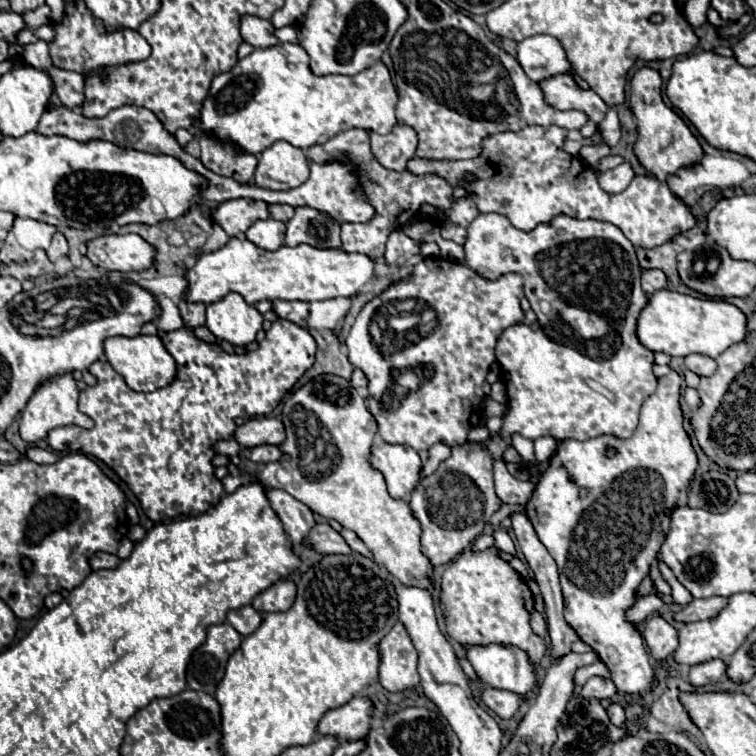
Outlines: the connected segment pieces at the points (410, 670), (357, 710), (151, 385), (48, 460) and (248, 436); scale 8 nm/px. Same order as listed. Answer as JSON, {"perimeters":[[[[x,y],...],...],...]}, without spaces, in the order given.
{"perimeters":[[[[396,622],[394,628],[378,644],[380,654],[380,684],[390,692],[400,692],[420,684],[416,670],[418,652],[404,628],[402,622]]],[[[354,696],[348,704],[328,710],[318,730],[320,734],[332,734],[338,740],[358,740],[368,736],[372,720],[372,700],[364,696]]],[[[112,336],[104,340],[104,356],[110,362],[110,366],[126,380],[126,384],[136,392],[152,392],[166,384],[170,384],[176,378],[176,362],[164,348],[162,340],[158,336]]],[[[30,446],[26,454],[28,454],[28,458],[32,462],[38,462],[38,464],[54,464],[58,460],[58,456],[54,452],[44,450],[44,448],[38,448],[38,446]]],[[[250,418],[234,430],[234,440],[240,448],[280,444],[284,440],[284,426],[278,418]]]]}

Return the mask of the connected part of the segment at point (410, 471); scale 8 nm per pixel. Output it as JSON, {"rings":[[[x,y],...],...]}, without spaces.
{"rings":[[[380,442],[372,446],[372,466],[378,468],[388,484],[388,492],[396,500],[408,500],[420,482],[422,462],[414,448]]]}

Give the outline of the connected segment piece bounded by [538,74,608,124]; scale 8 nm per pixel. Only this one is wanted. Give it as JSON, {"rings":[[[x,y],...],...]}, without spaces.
{"rings":[[[562,74],[562,76],[550,76],[550,80],[538,82],[542,96],[546,104],[558,110],[580,110],[586,112],[590,122],[598,124],[604,120],[608,106],[594,90],[580,90],[574,78]]]}

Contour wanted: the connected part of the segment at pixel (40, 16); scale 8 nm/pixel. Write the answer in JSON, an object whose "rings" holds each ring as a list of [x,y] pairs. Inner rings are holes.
{"rings":[[[38,6],[36,10],[30,10],[30,12],[24,12],[22,14],[22,18],[26,20],[26,26],[30,28],[30,30],[36,30],[38,26],[42,26],[42,24],[50,24],[50,8],[48,6]]]}

